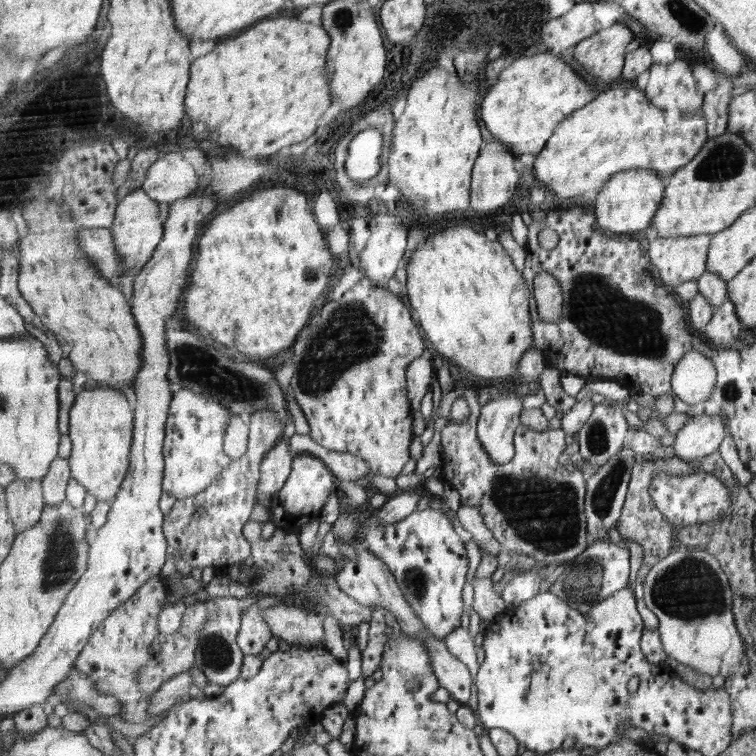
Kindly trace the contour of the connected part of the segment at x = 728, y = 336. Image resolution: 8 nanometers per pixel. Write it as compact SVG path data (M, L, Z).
M726 299L723 306L714 310L714 317L702 331L707 337L706 342L712 346L728 348L738 339L741 326L742 324L733 310L733 304Z

